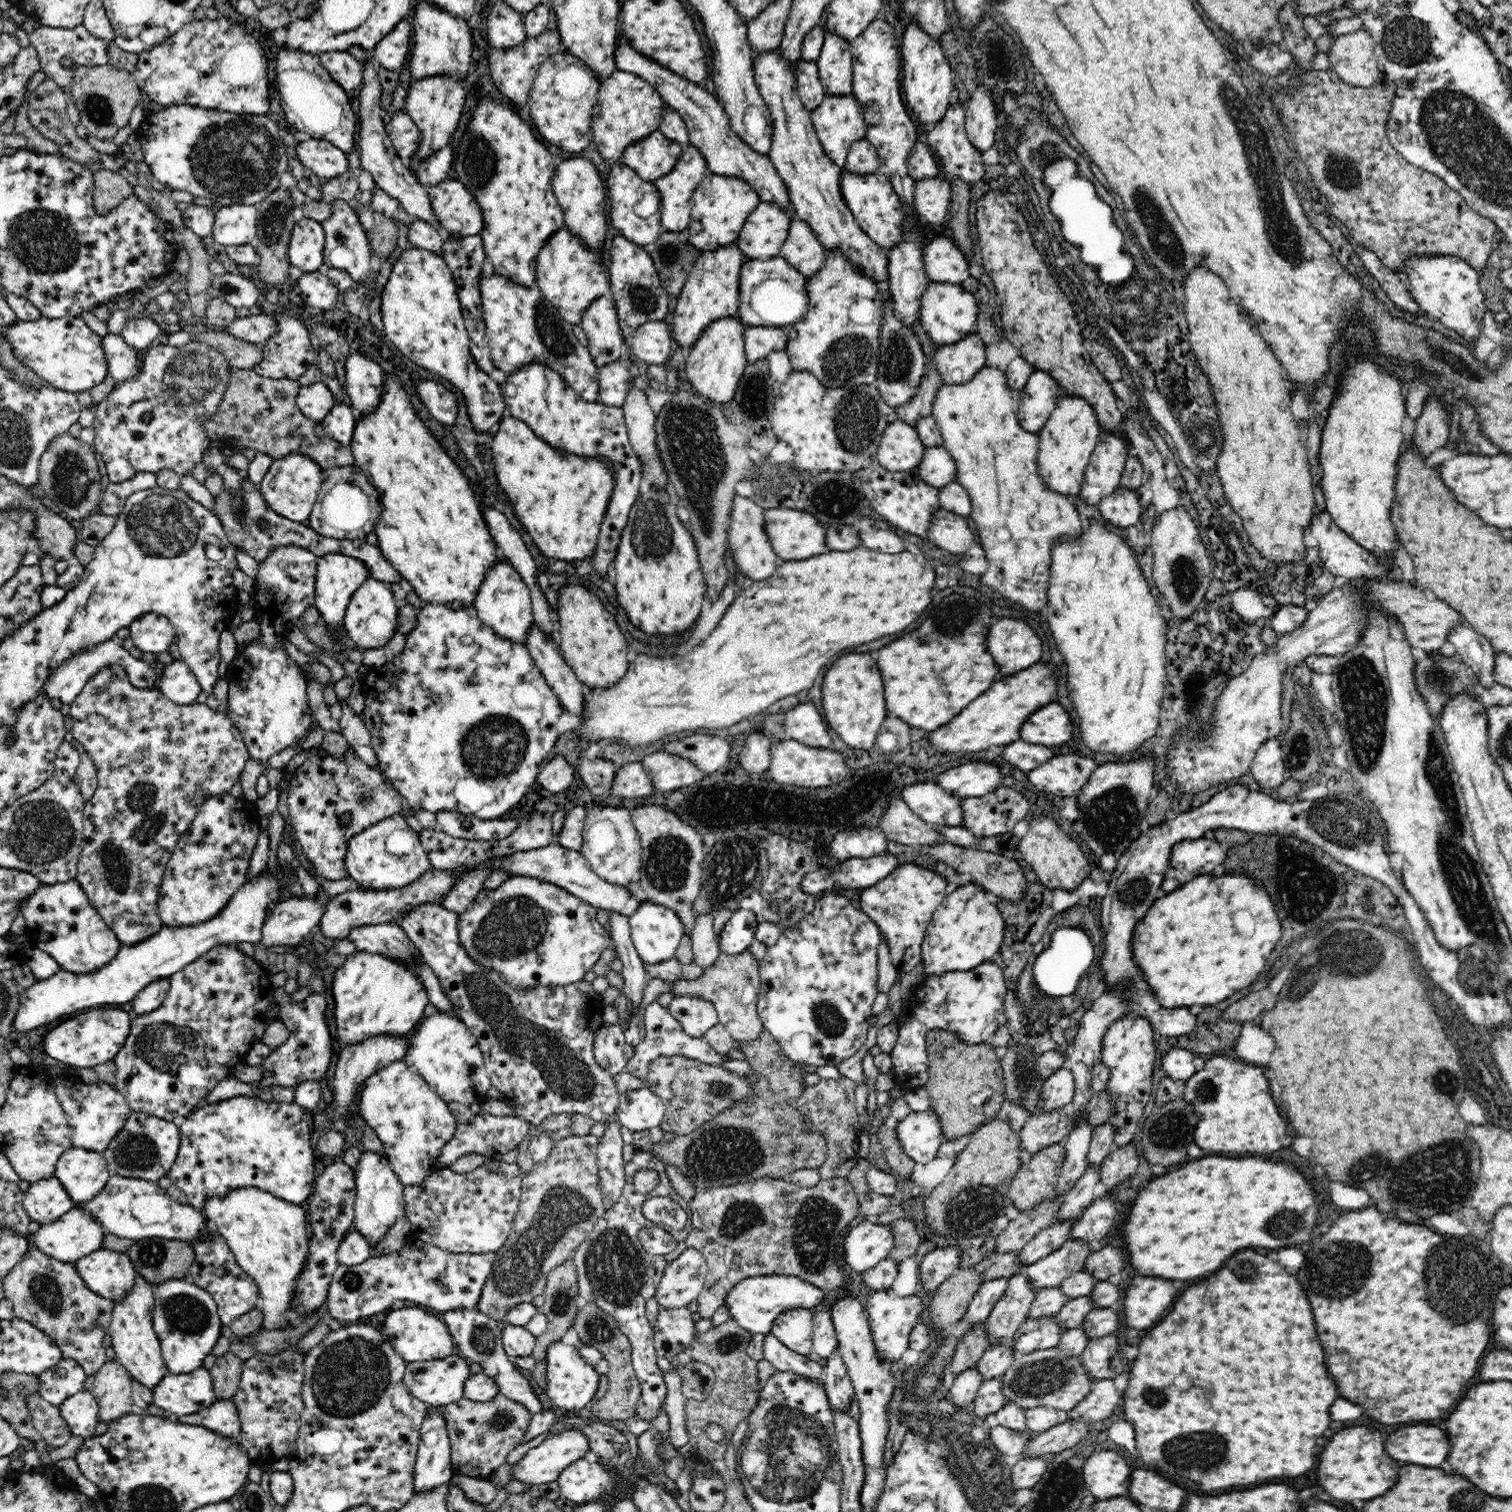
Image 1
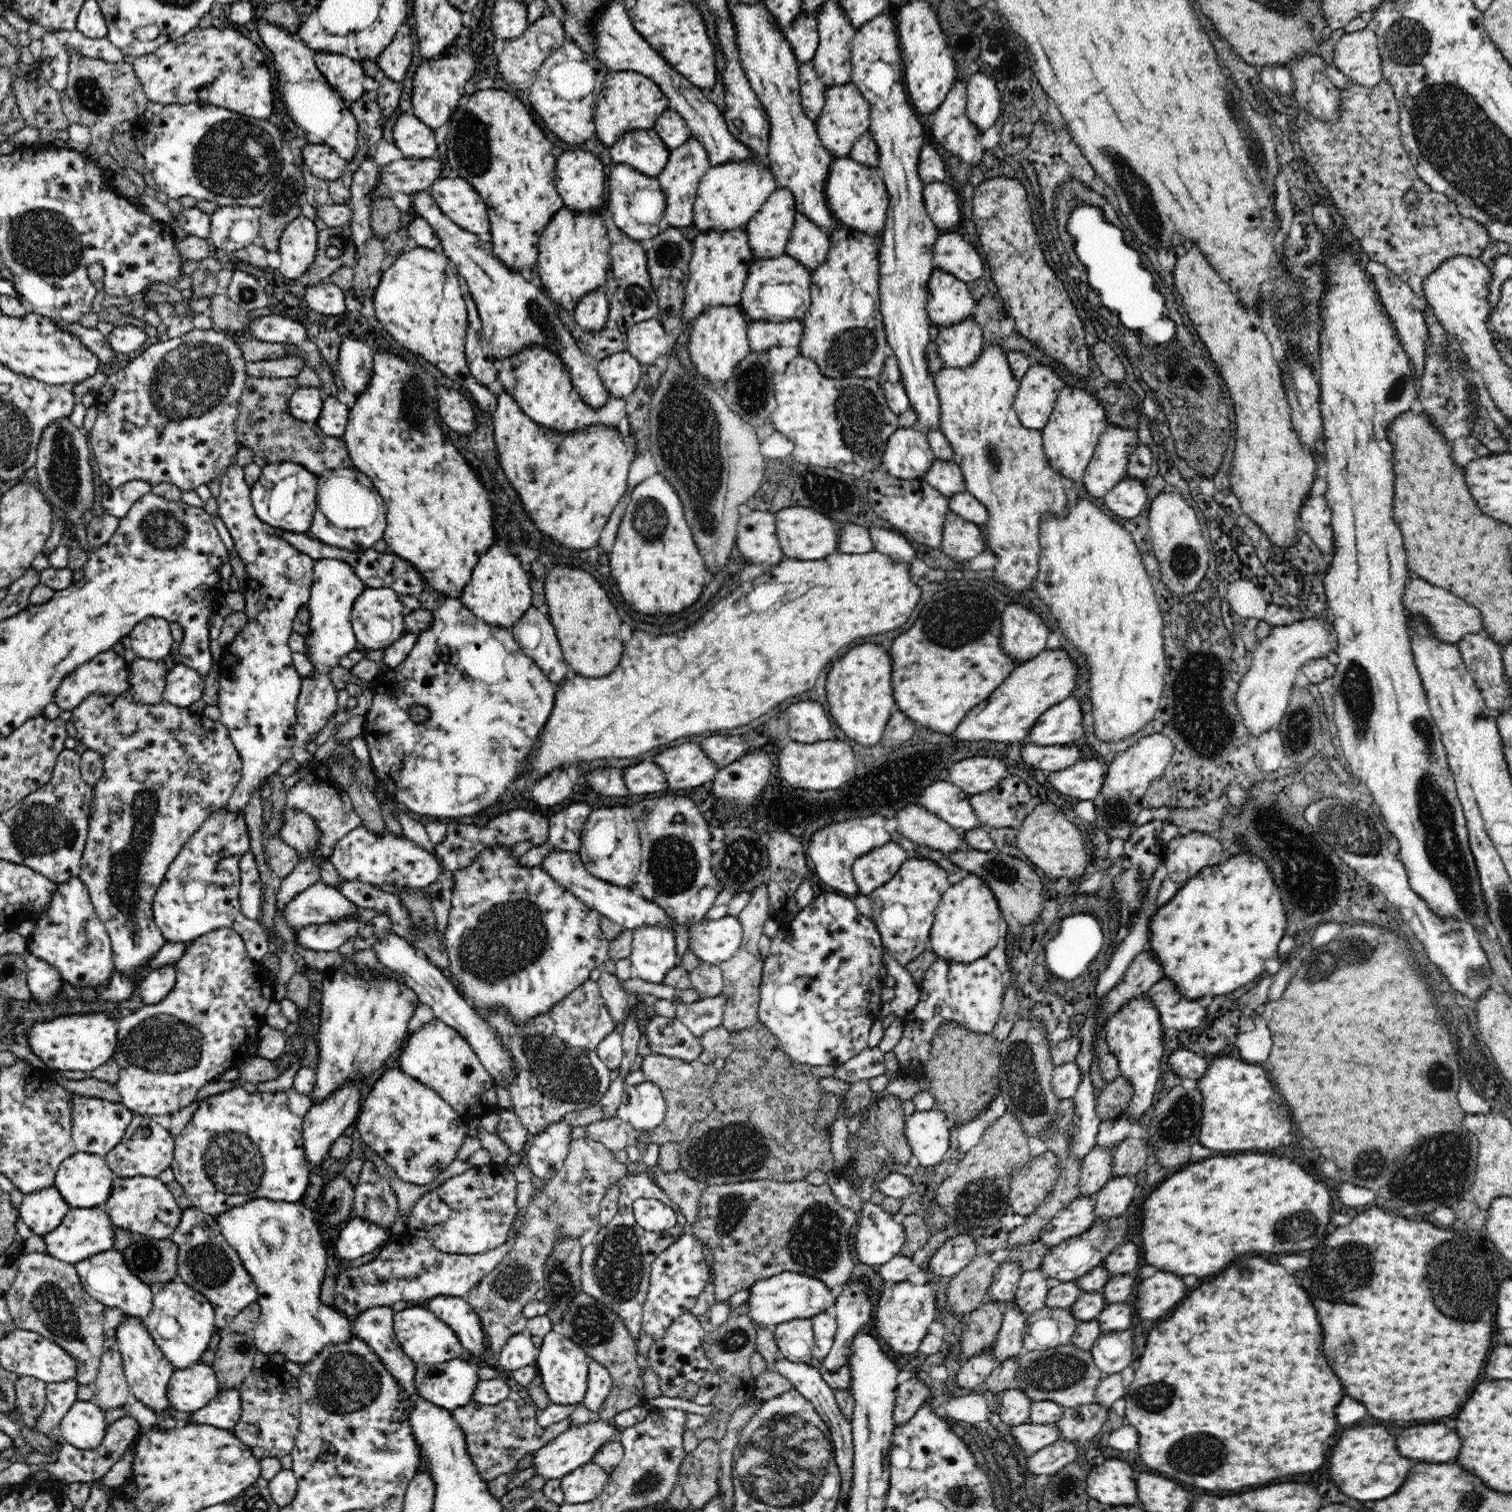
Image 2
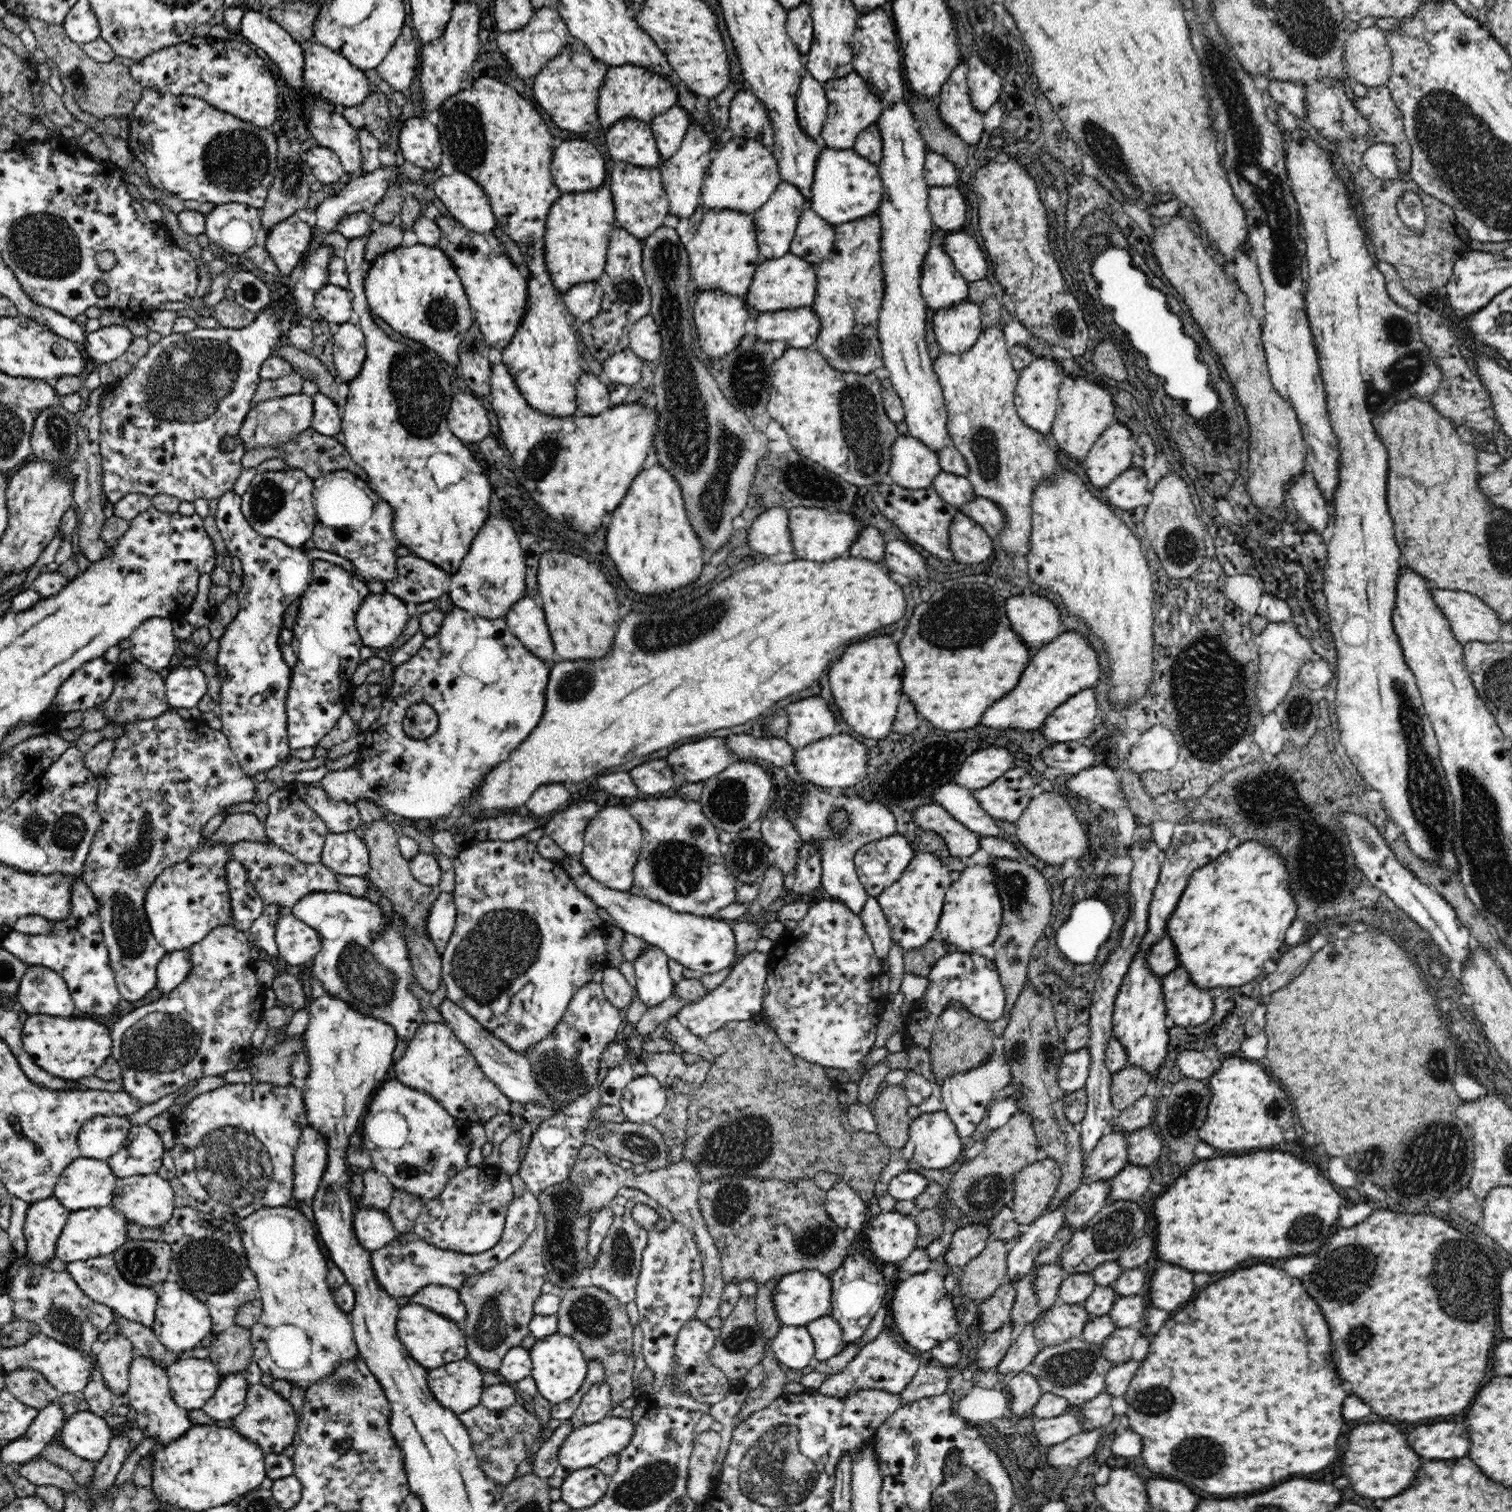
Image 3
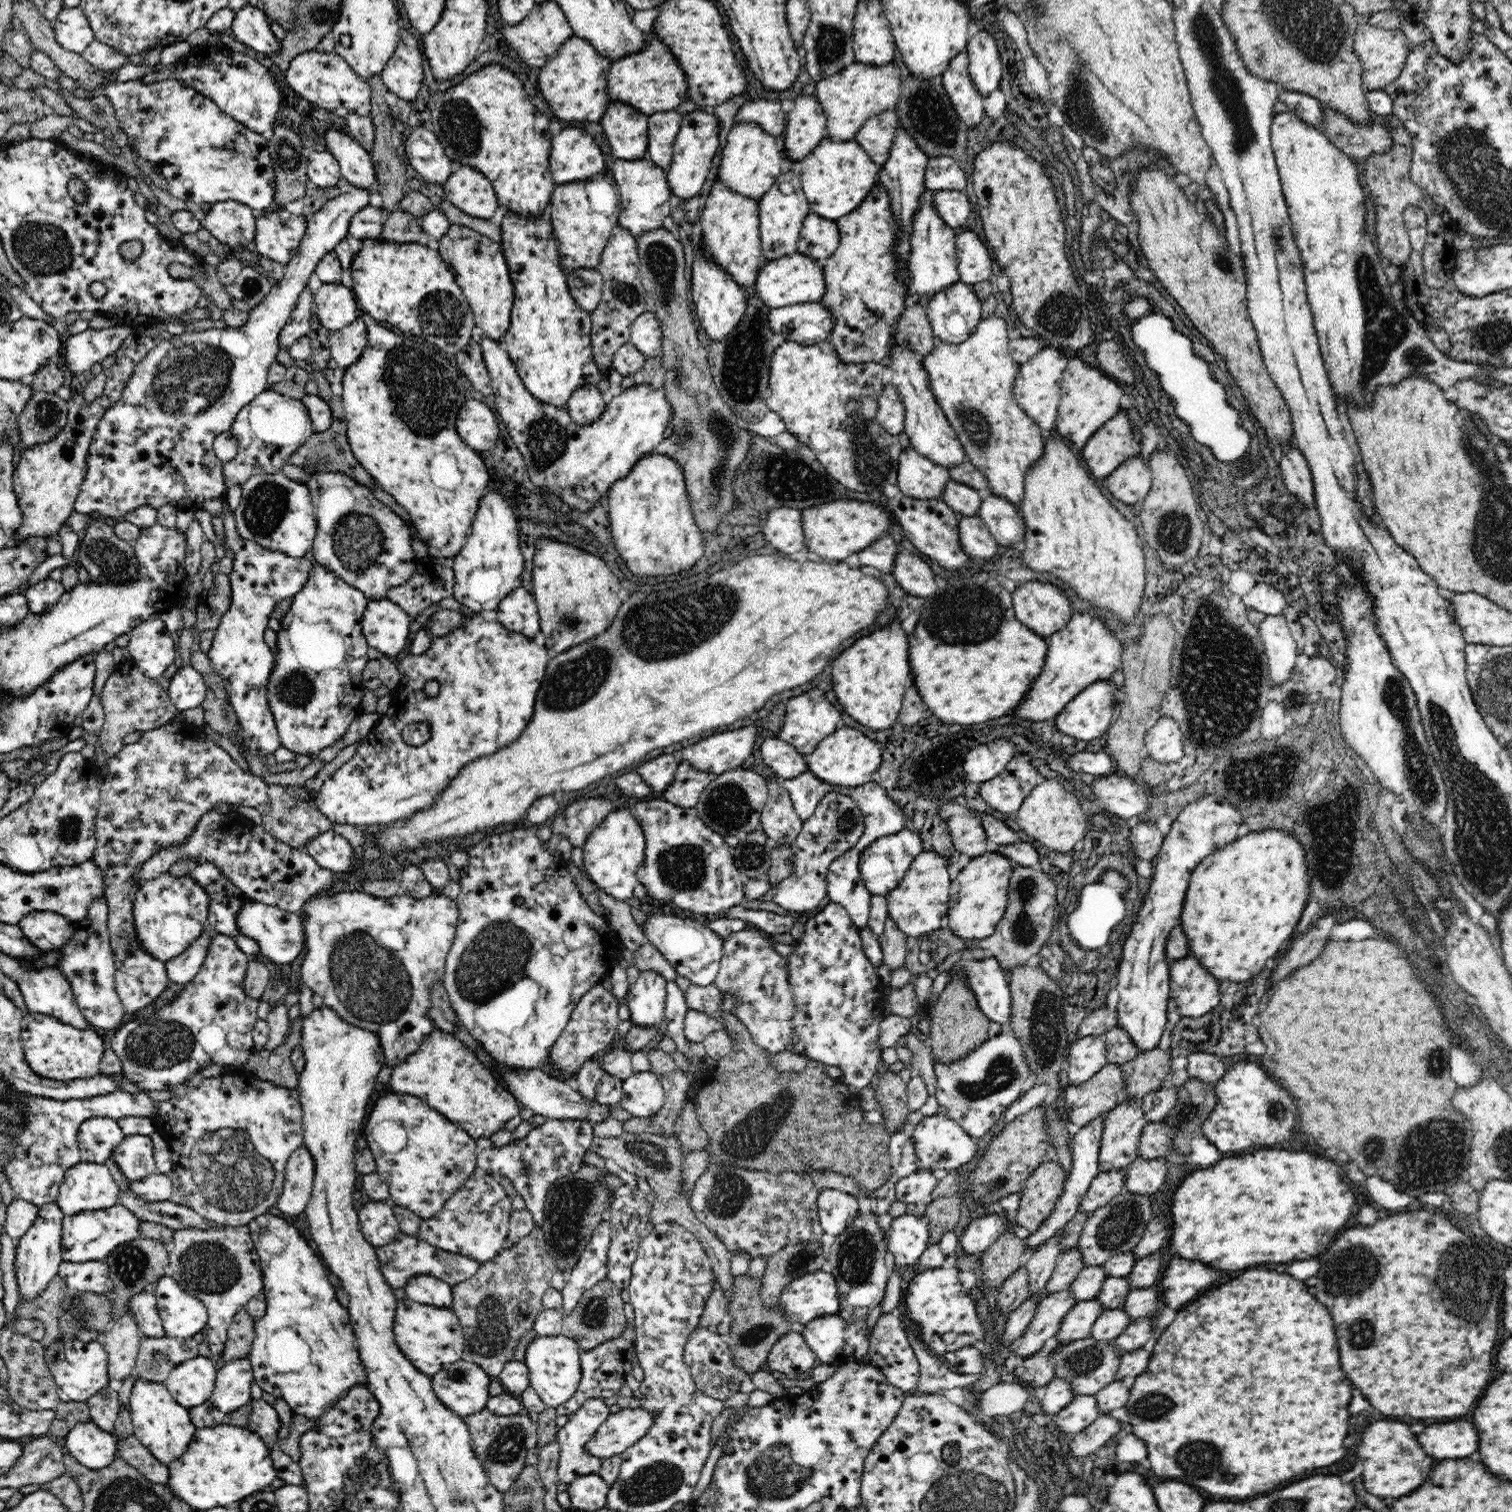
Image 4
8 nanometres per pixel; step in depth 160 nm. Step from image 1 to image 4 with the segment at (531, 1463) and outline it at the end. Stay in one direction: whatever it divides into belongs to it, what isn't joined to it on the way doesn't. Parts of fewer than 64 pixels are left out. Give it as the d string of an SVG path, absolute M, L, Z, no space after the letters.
M620 1409L600 1425L595 1436L589 1440L587 1451L602 1459L619 1455L646 1436L655 1424L655 1418L646 1409Z

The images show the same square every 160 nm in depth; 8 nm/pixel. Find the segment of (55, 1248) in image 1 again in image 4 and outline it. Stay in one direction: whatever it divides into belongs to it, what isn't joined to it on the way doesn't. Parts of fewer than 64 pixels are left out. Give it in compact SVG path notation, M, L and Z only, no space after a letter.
M120 1204L112 1206L108 1210L64 1216L61 1242L63 1262L80 1264L107 1258L120 1243L142 1238L141 1222L142 1220Z

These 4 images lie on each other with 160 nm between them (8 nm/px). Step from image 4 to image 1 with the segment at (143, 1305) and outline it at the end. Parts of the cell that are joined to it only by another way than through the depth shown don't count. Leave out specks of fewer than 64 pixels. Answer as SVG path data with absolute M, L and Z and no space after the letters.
M106 1248L80 1258L75 1266L92 1292L114 1302L125 1298L138 1276L127 1253Z

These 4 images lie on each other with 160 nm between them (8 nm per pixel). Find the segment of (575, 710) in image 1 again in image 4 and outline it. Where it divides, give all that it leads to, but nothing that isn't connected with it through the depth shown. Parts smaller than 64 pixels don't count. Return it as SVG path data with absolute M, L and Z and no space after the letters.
M516 587L504 596L495 611L497 620L508 630L519 632L531 639L540 630L534 595L524 587Z

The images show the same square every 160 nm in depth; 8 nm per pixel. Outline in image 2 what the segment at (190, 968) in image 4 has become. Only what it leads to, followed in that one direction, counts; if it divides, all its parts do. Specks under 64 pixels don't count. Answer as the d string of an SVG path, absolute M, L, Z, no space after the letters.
M164 964L147 971L136 988L144 1004L160 1002L174 988L176 973L175 964Z

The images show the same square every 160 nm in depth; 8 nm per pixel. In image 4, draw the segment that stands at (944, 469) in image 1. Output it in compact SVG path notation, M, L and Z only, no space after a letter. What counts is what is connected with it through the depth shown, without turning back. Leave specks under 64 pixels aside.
M948 482L943 501L961 518L977 516L984 495L962 483Z

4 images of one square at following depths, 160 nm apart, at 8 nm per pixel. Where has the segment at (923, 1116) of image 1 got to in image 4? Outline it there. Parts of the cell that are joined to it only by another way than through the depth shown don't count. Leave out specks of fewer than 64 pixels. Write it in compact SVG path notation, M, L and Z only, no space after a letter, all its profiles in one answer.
M940 1113L924 1117L914 1128L913 1140L916 1157L920 1160L920 1167L924 1171L939 1169L956 1171L971 1162L979 1150L975 1138L968 1135L955 1120Z

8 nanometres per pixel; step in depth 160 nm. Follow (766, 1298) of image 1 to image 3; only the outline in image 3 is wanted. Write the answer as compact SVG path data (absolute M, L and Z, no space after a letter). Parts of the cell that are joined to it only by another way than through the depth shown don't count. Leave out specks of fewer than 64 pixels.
M803 1269L783 1275L773 1292L774 1308L782 1324L806 1327L817 1318L832 1312L831 1278L816 1269Z

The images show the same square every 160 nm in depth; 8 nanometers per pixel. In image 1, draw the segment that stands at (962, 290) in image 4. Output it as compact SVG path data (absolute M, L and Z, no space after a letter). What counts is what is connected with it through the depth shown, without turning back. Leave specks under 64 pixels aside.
M976 330L954 344L942 344L934 352L935 365L946 384L967 383L987 364L987 346Z

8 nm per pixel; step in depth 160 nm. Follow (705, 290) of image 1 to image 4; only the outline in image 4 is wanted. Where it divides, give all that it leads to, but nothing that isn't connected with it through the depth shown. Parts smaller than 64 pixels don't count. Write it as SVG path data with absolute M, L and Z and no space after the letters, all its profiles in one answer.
M717 176L698 222L704 237L704 251L748 291L754 286L759 269L765 262L762 256L759 218L759 200L730 189Z

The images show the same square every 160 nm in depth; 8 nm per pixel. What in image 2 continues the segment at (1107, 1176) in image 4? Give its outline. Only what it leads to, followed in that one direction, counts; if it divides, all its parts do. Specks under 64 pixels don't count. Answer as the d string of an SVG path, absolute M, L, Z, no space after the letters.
M1080 1194L1039 1233L1039 1240L1055 1247L1067 1238L1086 1232L1095 1220L1096 1198Z

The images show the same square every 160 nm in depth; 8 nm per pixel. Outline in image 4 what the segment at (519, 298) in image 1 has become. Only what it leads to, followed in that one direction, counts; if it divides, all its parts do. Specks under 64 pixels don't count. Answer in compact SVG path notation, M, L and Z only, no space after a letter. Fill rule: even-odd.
M452 225L438 241L438 252L462 289L474 314L476 327L481 328L486 336L502 343L502 338L511 324L515 292L501 244L460 225ZM584 385L572 394L564 408L572 422L584 426L598 420L606 405L595 385Z

